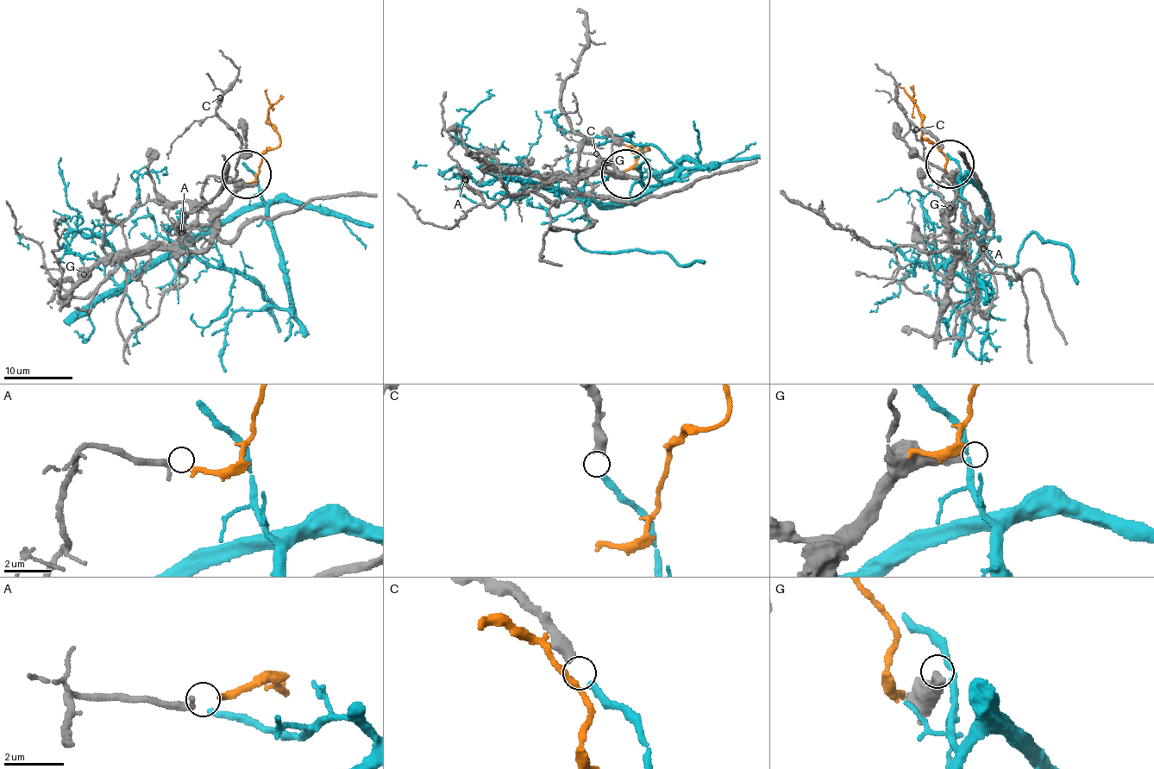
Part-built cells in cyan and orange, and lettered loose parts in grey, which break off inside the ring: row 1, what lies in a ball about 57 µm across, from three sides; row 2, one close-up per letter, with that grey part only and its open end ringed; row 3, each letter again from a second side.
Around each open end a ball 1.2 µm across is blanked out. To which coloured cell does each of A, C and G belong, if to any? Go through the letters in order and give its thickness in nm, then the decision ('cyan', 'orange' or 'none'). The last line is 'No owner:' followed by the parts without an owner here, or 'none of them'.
A: calibre 280 nm; orange
C: calibre 440 nm; cyan
G: calibre 400 nm; none
No owner: G

